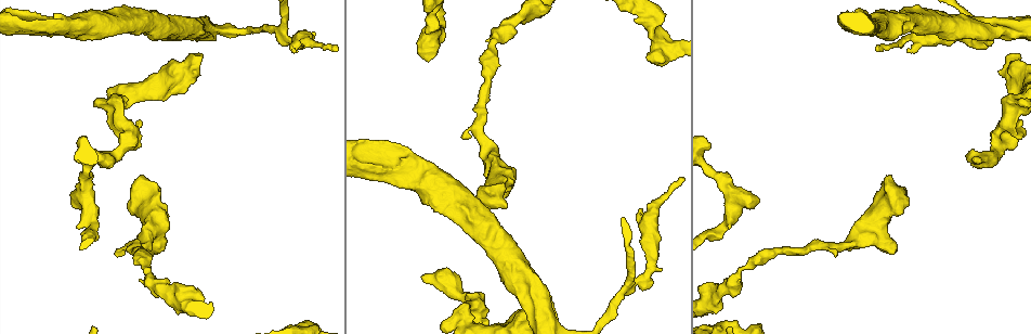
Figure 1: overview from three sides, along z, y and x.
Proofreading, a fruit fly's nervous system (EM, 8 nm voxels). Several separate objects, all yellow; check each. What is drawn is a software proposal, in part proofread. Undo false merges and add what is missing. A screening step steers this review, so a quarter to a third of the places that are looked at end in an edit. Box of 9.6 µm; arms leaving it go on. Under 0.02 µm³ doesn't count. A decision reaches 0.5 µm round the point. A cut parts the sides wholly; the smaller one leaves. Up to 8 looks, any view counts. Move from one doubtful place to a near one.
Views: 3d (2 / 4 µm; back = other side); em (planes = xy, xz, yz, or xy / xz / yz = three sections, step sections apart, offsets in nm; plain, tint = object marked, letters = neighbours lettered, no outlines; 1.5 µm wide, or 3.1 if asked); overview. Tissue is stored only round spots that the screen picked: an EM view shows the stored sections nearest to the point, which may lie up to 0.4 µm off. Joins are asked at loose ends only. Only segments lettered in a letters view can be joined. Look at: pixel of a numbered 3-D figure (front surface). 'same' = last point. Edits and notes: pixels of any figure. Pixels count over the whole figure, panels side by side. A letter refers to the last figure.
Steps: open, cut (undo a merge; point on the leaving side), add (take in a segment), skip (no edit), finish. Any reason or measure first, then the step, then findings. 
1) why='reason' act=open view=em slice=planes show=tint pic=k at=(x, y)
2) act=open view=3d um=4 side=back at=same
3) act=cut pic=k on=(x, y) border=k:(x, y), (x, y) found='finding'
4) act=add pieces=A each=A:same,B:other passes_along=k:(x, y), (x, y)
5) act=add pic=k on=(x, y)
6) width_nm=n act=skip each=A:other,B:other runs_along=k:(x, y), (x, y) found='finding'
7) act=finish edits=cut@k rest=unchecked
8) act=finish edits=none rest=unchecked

why='an open end' act=open view=em slice=planes show=tint pic=1 at=(424, 278)

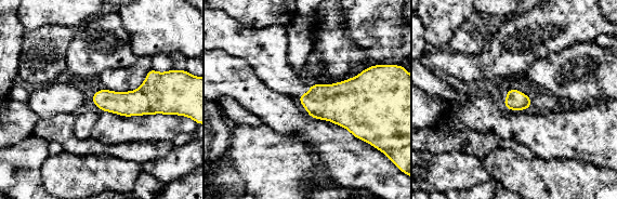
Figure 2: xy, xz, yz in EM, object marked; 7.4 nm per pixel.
why='what lies round it' act=open view=em slice=planes show=letters at=same

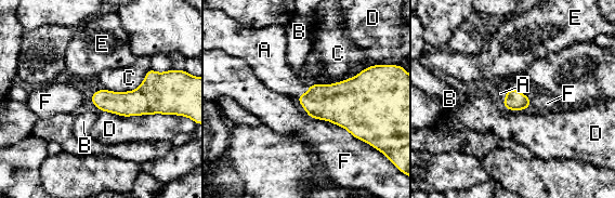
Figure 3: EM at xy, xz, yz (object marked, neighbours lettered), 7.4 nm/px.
act=add pieces=A each=A:same,B:other,C:other,D:other,E:other,F:other passes_along=3:(337, 103), (305, 92), (277, 75) found='the neuron continues'

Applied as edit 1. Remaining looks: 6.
why='thick end' act=open view=em slice=yz step=4 show=letters pic=1 at=(294, 51)

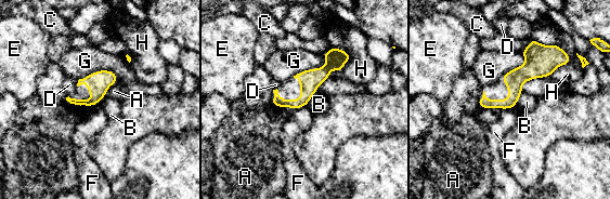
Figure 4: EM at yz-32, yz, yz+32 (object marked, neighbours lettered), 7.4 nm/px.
why='another direction' act=open view=em slice=planes show=letters at=same

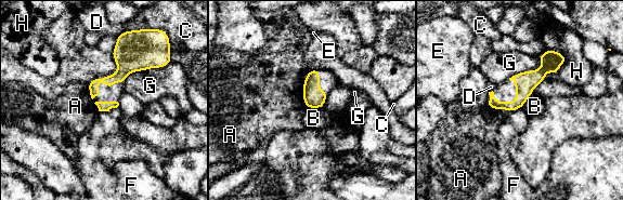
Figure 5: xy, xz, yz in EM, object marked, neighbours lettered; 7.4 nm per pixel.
act=skip each=A:other,B:other,C:other,D:other,E:other,F:other,G:other,H:other border=5:(304, 80), (303, 96), (301, 98) found='none of them fits'

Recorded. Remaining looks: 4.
why='three arms meet' act=open view=em slice=planes show=tint pic=1 at=(628, 283)

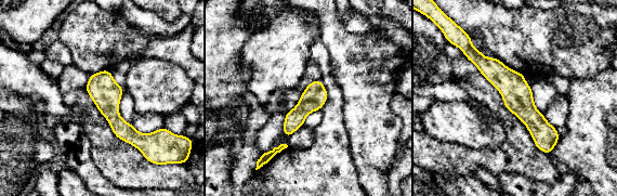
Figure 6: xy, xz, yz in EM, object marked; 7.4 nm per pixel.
why='see the neighbours' act=open view=em slice=planes show=letters at=same

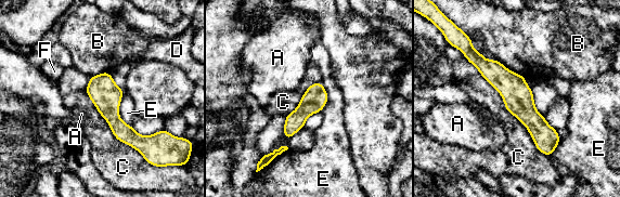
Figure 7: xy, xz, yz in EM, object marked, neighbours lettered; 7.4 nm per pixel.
width_nm=180 act=skip each=A:other,B:other,C:other,D:other,E:other,F:other border=7:(465, 57), (547, 156) found='one neuron here'

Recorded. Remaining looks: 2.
act=finish edits=add@3 rest=unchecked

